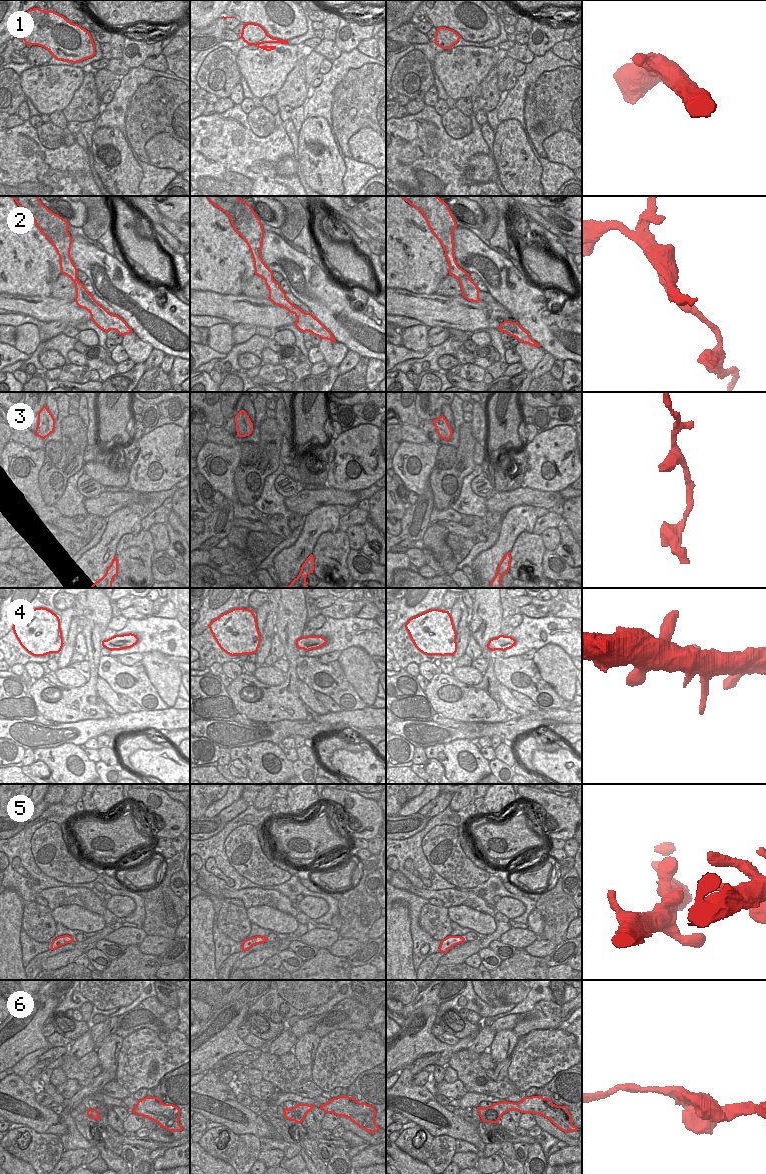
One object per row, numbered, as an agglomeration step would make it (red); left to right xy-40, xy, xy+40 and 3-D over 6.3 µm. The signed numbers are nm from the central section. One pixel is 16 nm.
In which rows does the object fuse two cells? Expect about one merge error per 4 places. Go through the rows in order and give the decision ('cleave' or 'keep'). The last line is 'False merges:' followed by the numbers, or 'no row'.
1: cleave
2: cleave
3: keep
4: keep
5: keep
6: keep
False merges: 1, 2

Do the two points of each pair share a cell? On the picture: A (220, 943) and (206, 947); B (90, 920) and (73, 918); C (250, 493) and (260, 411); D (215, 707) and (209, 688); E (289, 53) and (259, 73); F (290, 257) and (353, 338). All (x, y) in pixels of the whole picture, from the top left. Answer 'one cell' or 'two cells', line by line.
A: two cells
B: one cell
C: two cells
D: one cell
E: one cell
F: one cell

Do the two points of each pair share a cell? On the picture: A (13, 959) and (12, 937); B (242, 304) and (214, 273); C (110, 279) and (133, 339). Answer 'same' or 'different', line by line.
A: same
B: different
C: different

